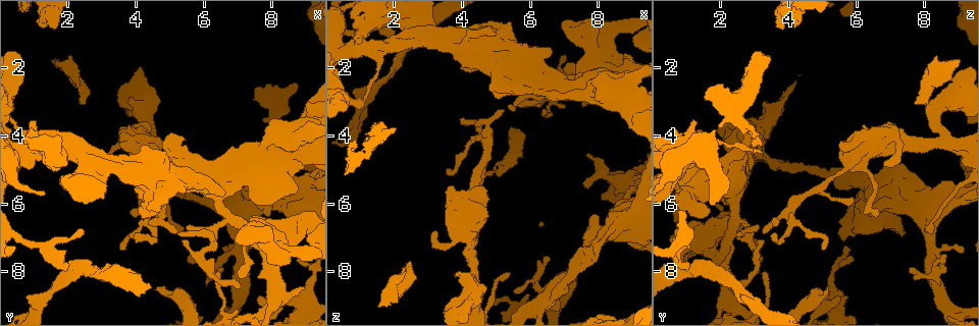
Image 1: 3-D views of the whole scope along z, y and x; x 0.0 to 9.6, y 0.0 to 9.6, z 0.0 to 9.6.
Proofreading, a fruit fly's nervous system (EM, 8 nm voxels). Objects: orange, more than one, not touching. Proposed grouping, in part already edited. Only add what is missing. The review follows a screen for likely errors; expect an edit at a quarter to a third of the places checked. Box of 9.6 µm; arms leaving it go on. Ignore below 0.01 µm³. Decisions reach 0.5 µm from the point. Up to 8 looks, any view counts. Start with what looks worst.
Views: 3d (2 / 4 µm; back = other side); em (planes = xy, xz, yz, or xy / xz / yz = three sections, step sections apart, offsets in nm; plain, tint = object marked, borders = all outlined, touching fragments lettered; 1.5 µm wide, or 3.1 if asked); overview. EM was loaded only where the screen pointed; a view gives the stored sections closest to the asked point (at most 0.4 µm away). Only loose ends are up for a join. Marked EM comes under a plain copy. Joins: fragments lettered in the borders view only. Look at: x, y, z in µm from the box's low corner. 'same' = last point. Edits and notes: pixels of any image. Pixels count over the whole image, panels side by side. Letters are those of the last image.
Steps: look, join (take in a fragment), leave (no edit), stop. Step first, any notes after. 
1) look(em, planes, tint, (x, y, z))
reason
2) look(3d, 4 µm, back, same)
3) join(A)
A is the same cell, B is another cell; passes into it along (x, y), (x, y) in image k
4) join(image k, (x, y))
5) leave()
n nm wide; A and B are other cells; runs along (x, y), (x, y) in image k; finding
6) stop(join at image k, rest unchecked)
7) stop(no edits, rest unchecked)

look(em, planes, borders, (1.50, 1.85, 9.00))
free end

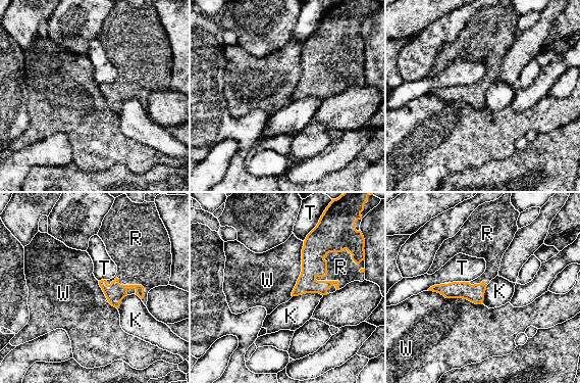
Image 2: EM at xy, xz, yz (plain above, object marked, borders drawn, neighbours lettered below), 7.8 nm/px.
join(R)
W touches over 460 nm; R is the same cell, K, T and W are other cells; passes into it along (318, 244), (318, 276), (340, 267) in image 2; it goes on there

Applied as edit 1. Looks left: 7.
look(overview)
see it whole again

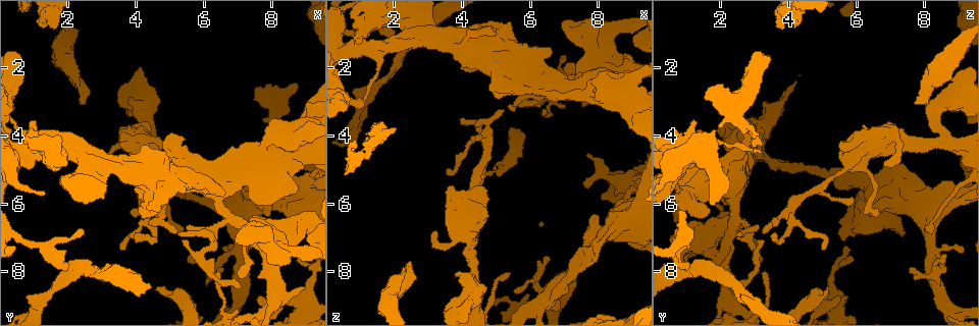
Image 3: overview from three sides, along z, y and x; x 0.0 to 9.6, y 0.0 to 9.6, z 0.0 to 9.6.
look(3d, 4 µm, (2.50, 3.05, 7.75))
free end

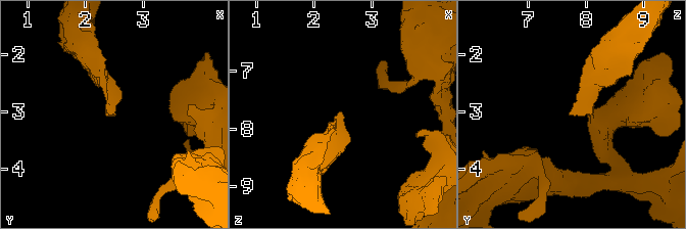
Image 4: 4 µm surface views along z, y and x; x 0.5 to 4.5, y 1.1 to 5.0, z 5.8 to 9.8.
look(em, xz, step 8, tint, (2.45, 3.05, 7.65))

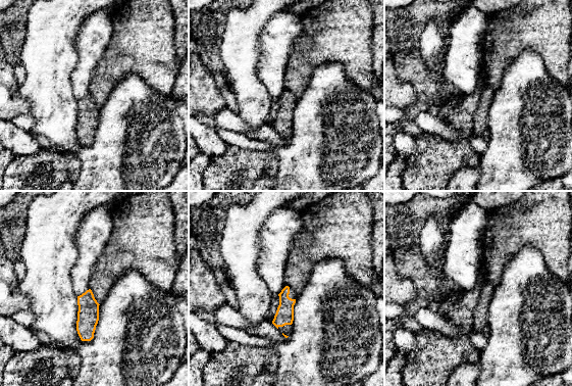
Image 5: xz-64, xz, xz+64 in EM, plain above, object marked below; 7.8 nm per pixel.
look(em, planes, borders, same)

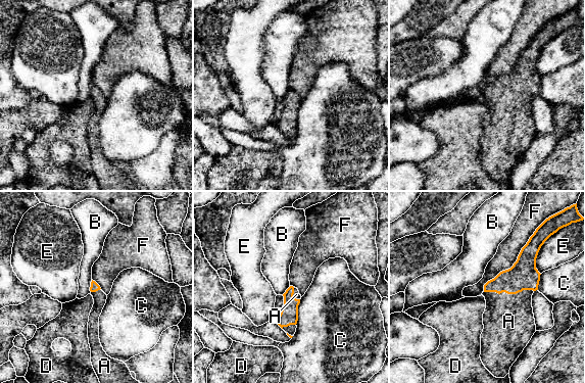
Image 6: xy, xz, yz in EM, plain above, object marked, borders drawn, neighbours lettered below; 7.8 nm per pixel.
join(A)
A is the same cell, B, C, D, E and F are other cells; passes into it along (523, 275), (507, 293), (508, 321) in image 6; it goes on there

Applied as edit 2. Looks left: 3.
look(overview)

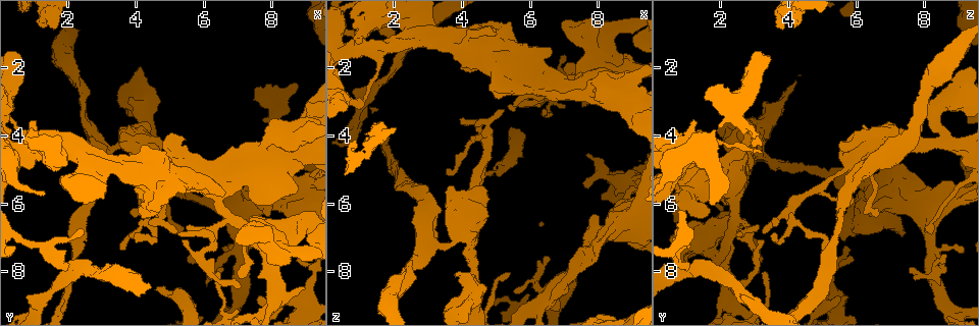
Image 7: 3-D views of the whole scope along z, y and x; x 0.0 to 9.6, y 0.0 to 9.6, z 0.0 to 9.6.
look(em, planes, borders, (0.80, 8.70, 2.60))
free end

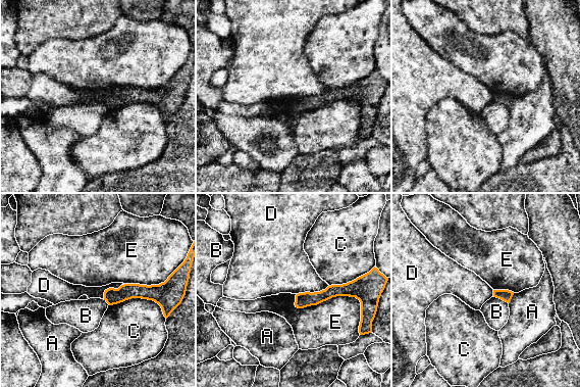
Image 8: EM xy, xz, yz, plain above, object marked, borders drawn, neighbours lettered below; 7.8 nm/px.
leave()
A, B, C, D and E are other cells; no lettered fragment goes on from it

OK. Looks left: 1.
stop(join at image 2, join at image 6, rest unchecked)

